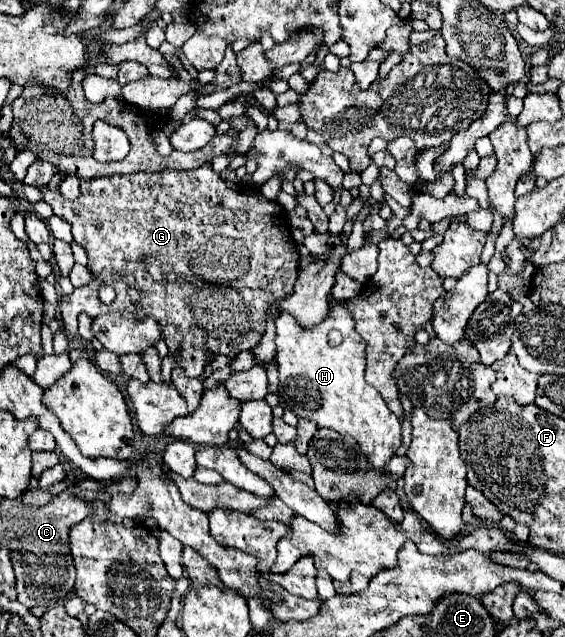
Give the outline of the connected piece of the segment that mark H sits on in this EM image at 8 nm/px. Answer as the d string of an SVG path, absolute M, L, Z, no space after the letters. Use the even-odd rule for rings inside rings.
M342 302L342 304L332 306L328 318L310 330L298 326L290 314L280 314L276 318L276 346L278 346L276 348L276 362L278 362L278 378L280 378L278 396L282 398L284 406L288 410L292 410L298 418L308 418L308 420L316 422L320 428L326 426L326 428L336 430L338 434L352 436L358 442L360 450L368 456L370 466L374 470L380 470L394 456L396 448L402 442L402 422L396 414L390 412L390 408L386 406L386 402L382 400L378 390L364 380L366 342L356 332L352 314L346 308L346 304ZM332 330L338 330L342 334L342 342L338 346L328 344L328 334Z

